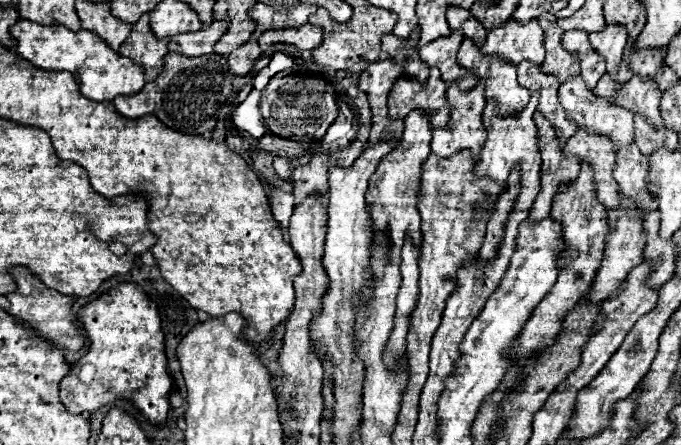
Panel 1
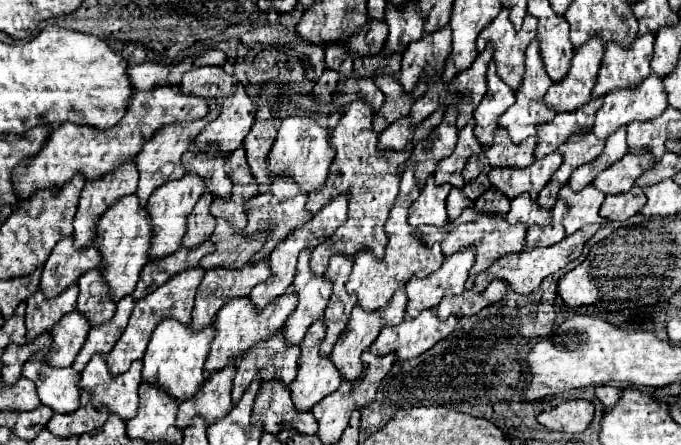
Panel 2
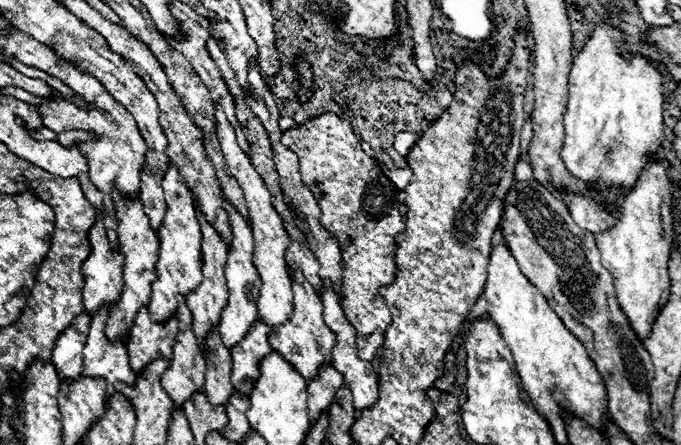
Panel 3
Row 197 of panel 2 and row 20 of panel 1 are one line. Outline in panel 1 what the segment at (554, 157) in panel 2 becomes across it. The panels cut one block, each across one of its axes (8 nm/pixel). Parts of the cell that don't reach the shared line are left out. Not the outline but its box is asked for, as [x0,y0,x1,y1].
[482,18,544,64]

